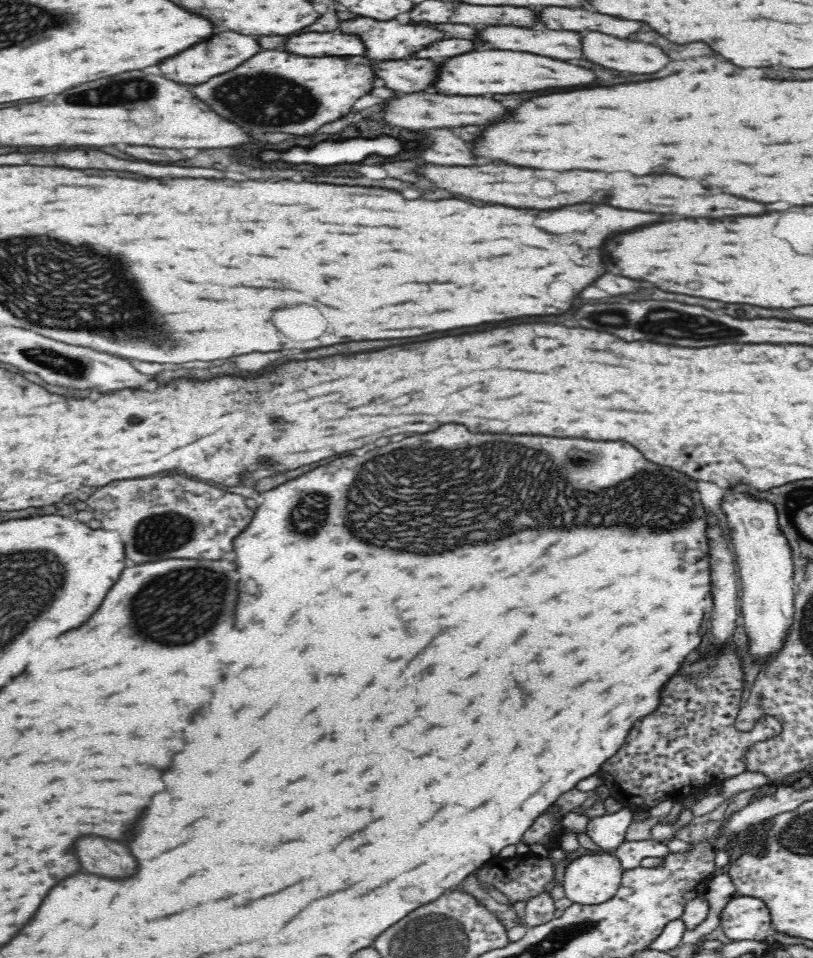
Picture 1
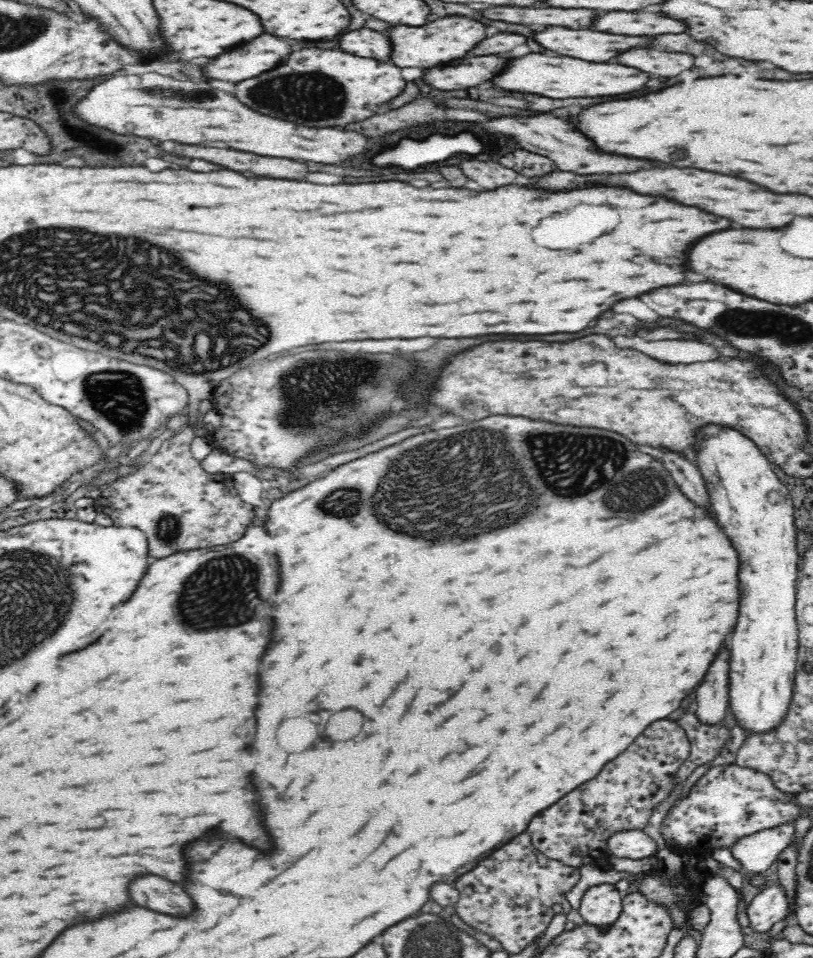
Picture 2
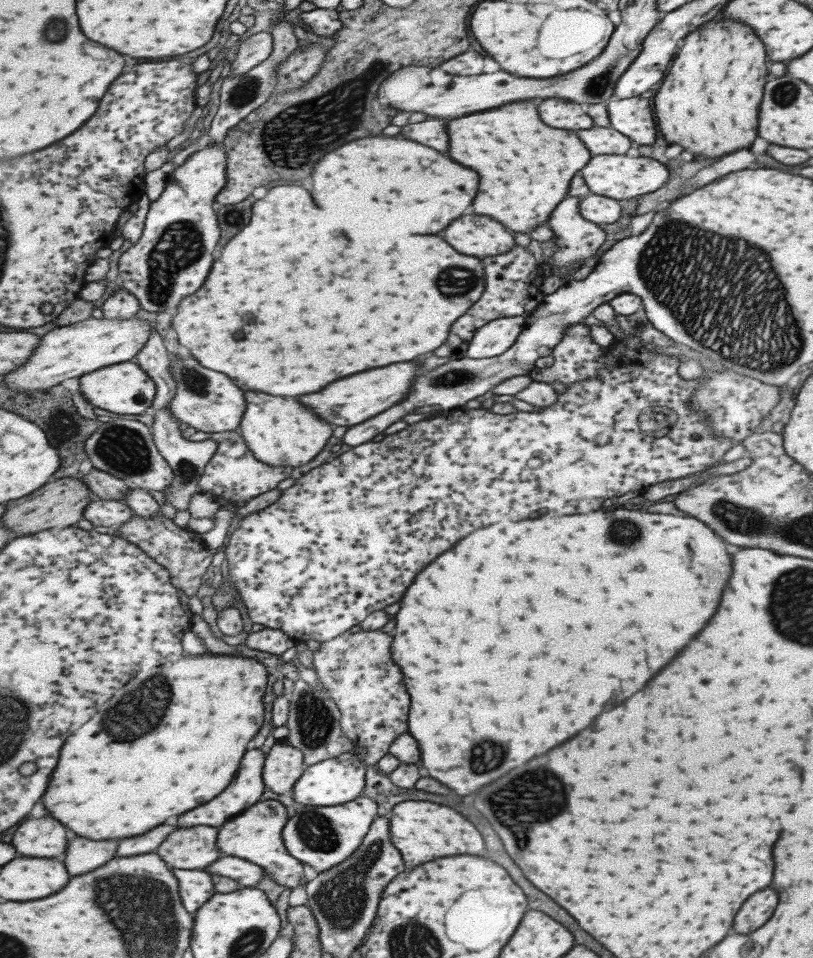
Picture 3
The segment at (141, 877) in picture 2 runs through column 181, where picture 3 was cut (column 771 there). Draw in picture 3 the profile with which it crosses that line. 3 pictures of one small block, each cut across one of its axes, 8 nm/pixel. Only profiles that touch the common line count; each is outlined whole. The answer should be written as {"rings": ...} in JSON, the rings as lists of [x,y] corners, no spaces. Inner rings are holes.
{"rings":[[[763,888],[755,894],[751,894],[739,908],[739,912],[735,914],[733,920],[733,930],[739,934],[745,934],[759,928],[761,924],[767,922],[767,918],[771,916],[773,908],[777,906],[777,892],[771,888]]]}

